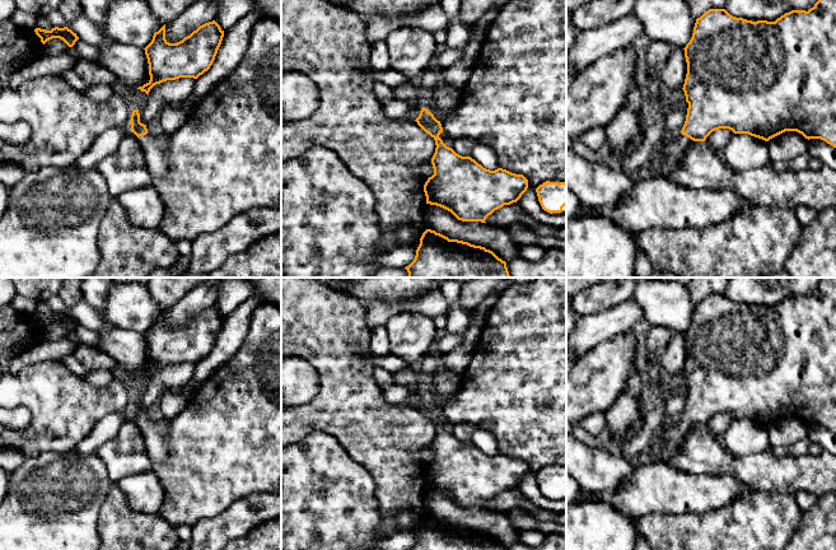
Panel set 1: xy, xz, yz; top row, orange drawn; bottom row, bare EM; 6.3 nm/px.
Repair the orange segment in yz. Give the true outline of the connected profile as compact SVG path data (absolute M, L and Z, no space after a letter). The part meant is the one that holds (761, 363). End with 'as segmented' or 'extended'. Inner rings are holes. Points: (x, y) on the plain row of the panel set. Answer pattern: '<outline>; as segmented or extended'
M819 278L818 286L808 297L791 295L777 303L775 307L752 307L743 303L735 303L725 294L709 294L696 304L692 322L683 335L687 348L687 359L682 374L688 393L682 416L678 420L674 420L674 424L659 435L660 446L657 456L662 462L667 463L681 451L686 434L692 425L705 427L713 416L719 414L729 414L734 419L748 419L765 427L769 427L785 416L797 416L808 425L821 424L836 433L836 278Z; extended

